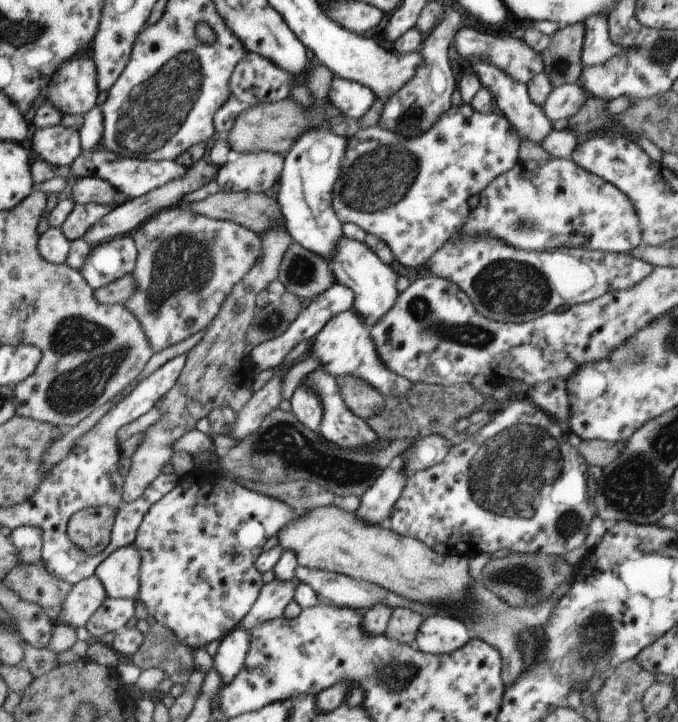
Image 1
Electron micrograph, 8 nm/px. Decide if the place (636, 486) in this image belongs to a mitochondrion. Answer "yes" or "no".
yes

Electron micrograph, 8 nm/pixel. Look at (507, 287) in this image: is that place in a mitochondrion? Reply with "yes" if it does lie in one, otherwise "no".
yes

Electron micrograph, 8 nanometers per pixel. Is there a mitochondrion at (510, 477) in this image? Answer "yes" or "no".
yes

